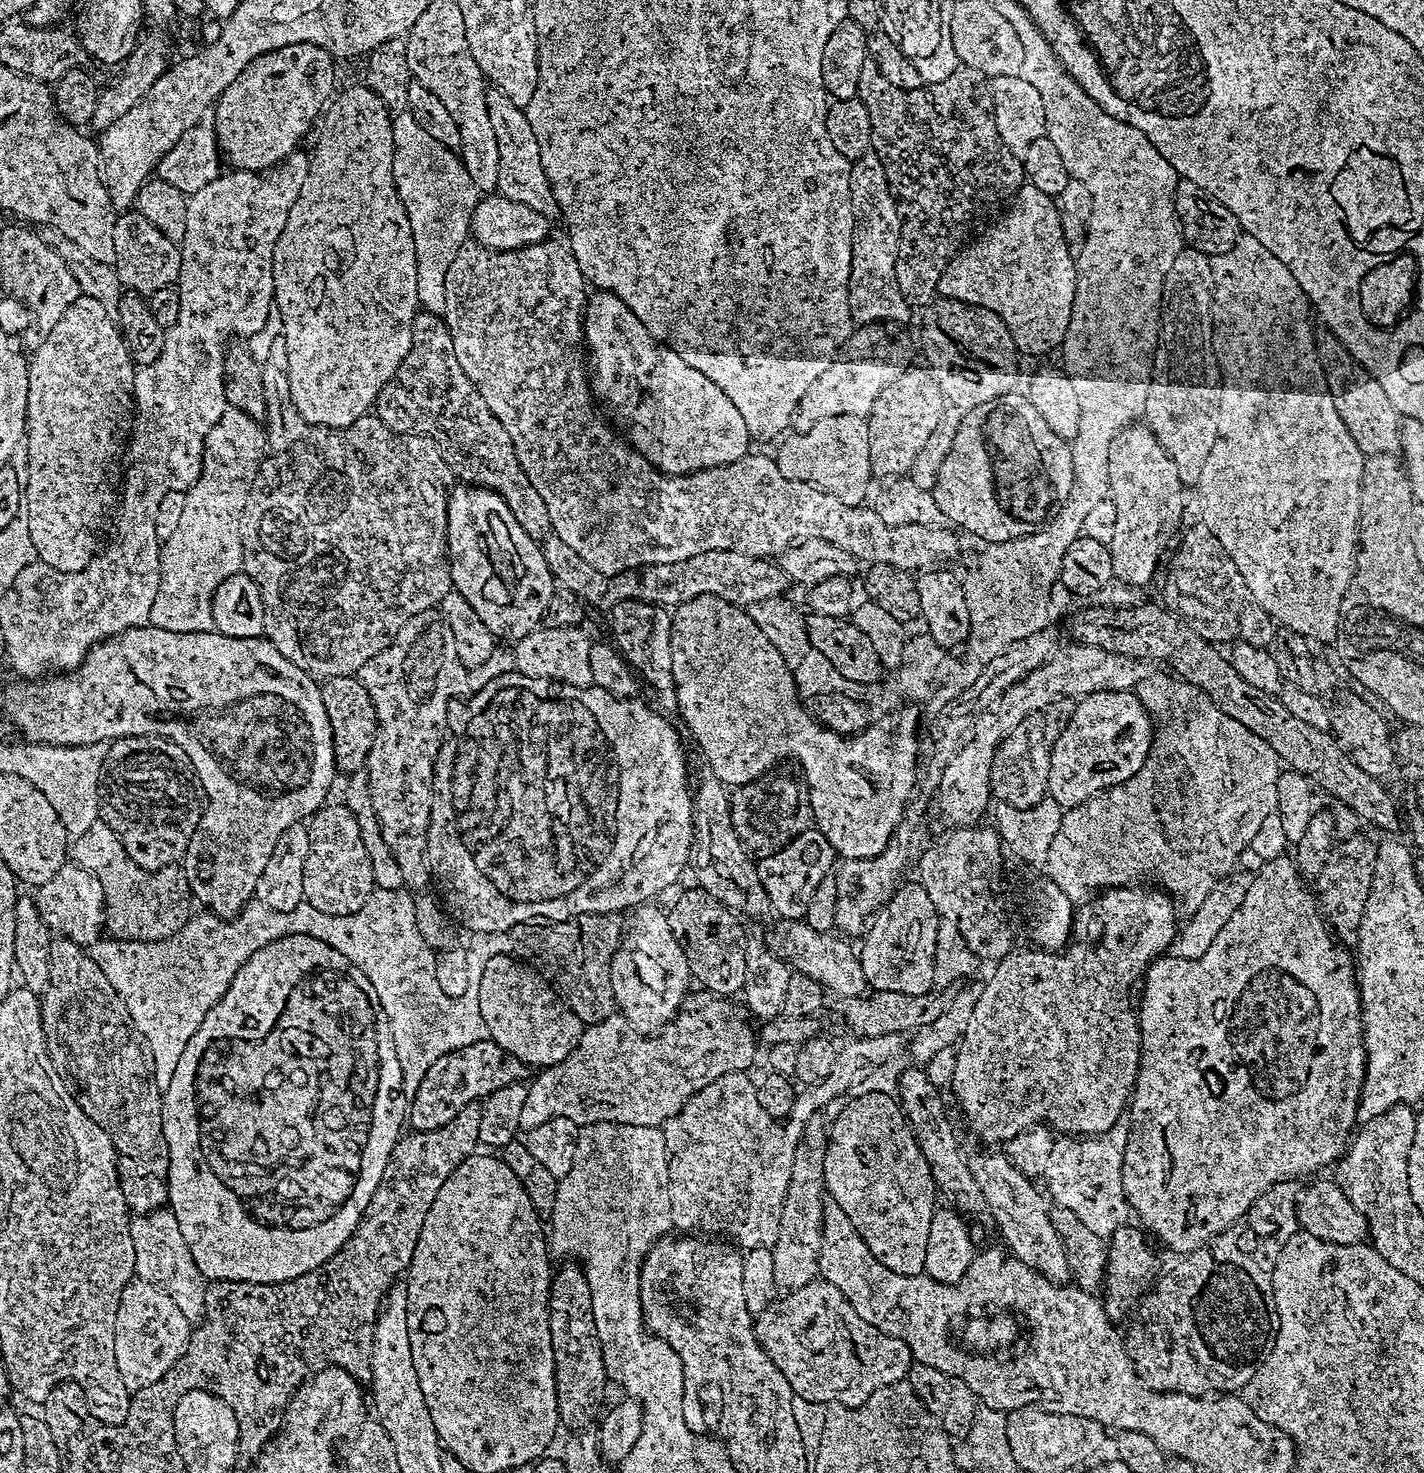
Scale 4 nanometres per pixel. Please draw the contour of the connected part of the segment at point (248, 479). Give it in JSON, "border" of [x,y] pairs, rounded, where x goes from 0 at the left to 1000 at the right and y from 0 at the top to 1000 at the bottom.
{"border":[[[161,276],[153,284],[150,292],[143,298],[143,316],[136,331],[130,335],[131,343],[125,360],[115,367],[112,375],[112,396],[110,405],[106,414],[108,421],[106,426],[121,428],[122,430],[140,430],[150,428],[149,407],[150,401],[160,392],[171,386],[171,374],[169,368],[169,350],[173,344],[174,334],[180,324],[183,314],[187,312],[188,294],[183,286],[173,282],[167,278]]]}

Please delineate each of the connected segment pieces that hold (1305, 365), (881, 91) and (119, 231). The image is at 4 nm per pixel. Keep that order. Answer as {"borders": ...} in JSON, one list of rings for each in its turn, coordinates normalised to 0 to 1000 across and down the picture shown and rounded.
{"borders":[[[[874,159],[868,164],[868,166],[861,172],[850,174],[851,180],[851,237],[854,239],[854,245],[857,247],[857,254],[860,264],[858,273],[855,281],[855,297],[853,297],[853,303],[847,311],[847,316],[844,316],[844,322],[841,333],[843,333],[843,345],[846,347],[845,358],[855,365],[855,368],[869,384],[872,392],[875,392],[875,398],[878,398],[878,403],[889,414],[897,424],[904,427],[905,430],[910,430],[924,434],[935,435],[938,431],[940,422],[942,418],[940,407],[942,403],[948,396],[950,386],[952,384],[953,358],[954,357],[954,335],[956,327],[957,316],[959,310],[956,305],[952,302],[951,298],[945,292],[945,287],[940,284],[940,278],[937,276],[935,269],[930,259],[930,253],[927,251],[927,244],[924,242],[924,232],[923,222],[919,218],[920,206],[916,198],[912,194],[909,186],[883,164],[883,162]]],[[[612,41],[605,42],[603,52],[602,66],[611,77],[612,103],[622,115],[629,139],[632,143],[632,177],[629,181],[631,197],[636,202],[638,210],[649,210],[658,203],[660,188],[666,179],[680,165],[680,160],[702,138],[710,136],[720,124],[717,107],[709,105],[706,96],[701,91],[698,83],[698,69],[695,52],[687,48],[673,45],[667,53],[650,57],[645,61],[631,61],[619,53]]],[[[87,143],[80,151],[80,181],[85,193],[91,198],[97,198],[105,202],[108,197],[120,196],[126,191],[128,183],[126,166],[119,164],[111,153],[107,153],[103,148],[95,143]]]]}

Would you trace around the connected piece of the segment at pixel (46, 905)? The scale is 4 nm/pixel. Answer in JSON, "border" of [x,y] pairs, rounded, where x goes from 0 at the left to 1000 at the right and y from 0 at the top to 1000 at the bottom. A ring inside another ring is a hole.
{"border":[[[46,585],[41,593],[35,596],[35,599],[25,604],[24,609],[31,627],[40,636],[61,642],[74,635],[72,599],[69,599],[67,594],[63,590],[58,589],[57,587]]]}

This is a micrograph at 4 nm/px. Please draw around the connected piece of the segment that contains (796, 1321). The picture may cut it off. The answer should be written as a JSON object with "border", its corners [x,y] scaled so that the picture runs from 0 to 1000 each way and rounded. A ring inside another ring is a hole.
{"border":[[[577,868],[570,869],[559,876],[547,879],[538,889],[532,891],[529,900],[533,912],[555,939],[557,947],[570,953],[584,955],[584,934],[579,934],[579,931],[584,931],[584,929],[579,929],[579,926],[576,926],[576,929],[573,929],[573,931],[576,931],[576,934],[573,934],[573,940],[567,937],[567,934],[570,934],[570,918],[576,918],[576,921],[601,918],[598,923],[601,923],[604,929],[596,929],[596,931],[604,931],[604,940],[616,943],[637,936],[641,925],[638,912],[623,906],[603,894],[591,877]]]}

